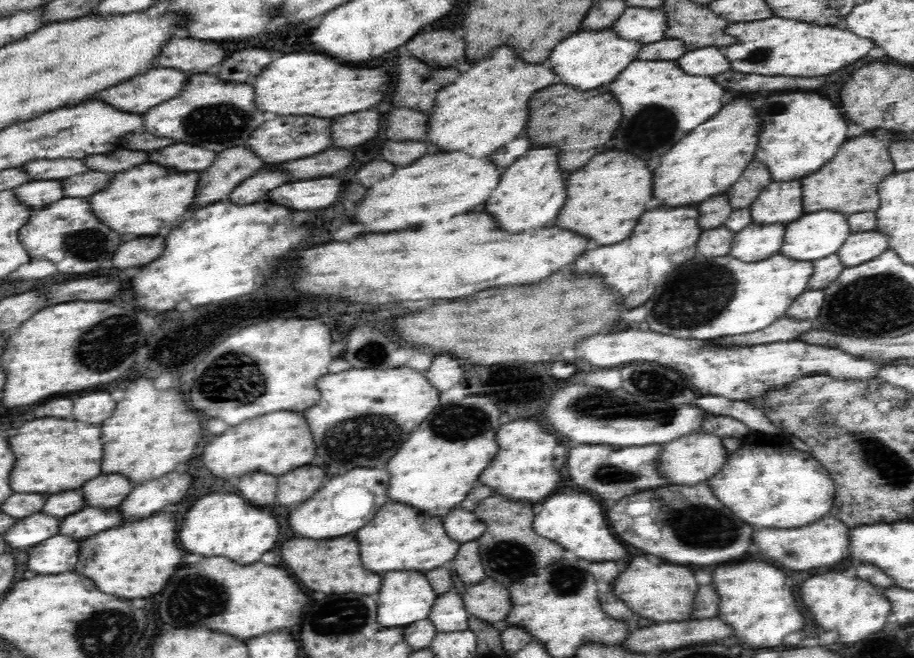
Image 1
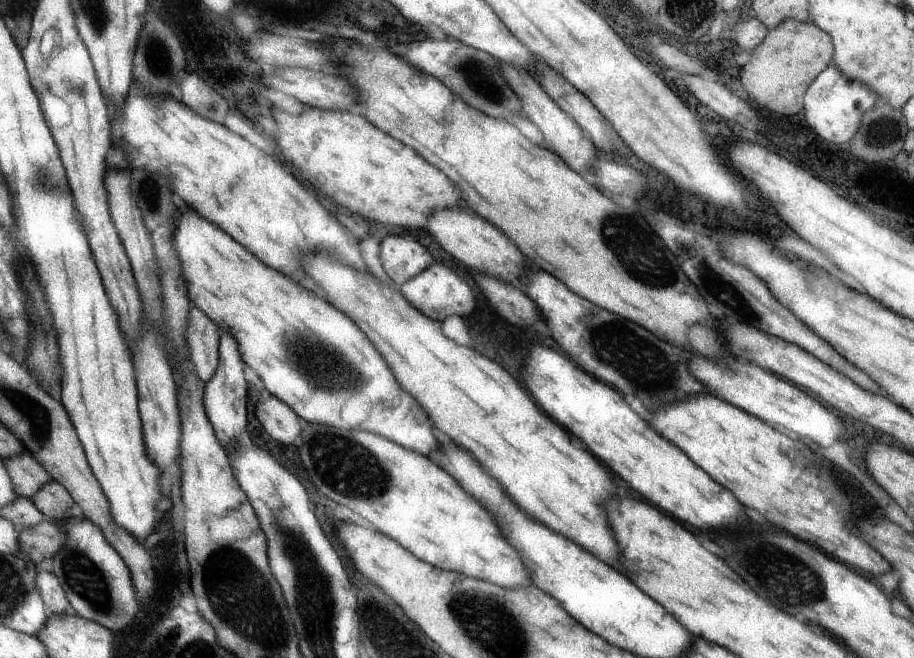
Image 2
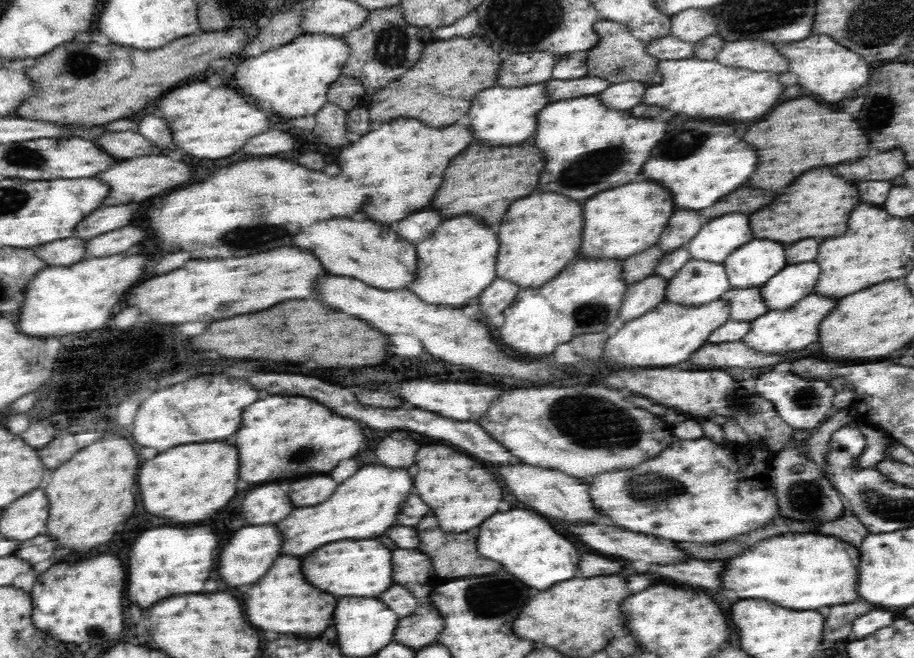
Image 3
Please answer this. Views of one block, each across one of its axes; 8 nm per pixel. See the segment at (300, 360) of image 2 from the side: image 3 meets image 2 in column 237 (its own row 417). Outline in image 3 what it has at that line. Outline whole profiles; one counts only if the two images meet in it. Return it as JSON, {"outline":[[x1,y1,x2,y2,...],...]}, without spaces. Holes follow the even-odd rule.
{"outline":[[266,396,264,400,254,402,248,406,242,414,242,424,238,432,234,434,234,440,228,438,228,442,236,444,240,454,240,472,238,478,244,484,264,484,284,478,294,478,302,474,320,474,330,472,336,462,354,458,356,452,360,452,366,436,360,430,360,424,350,418,340,418,334,412,330,412,326,406,318,406,318,402,300,398,300,396]]}

